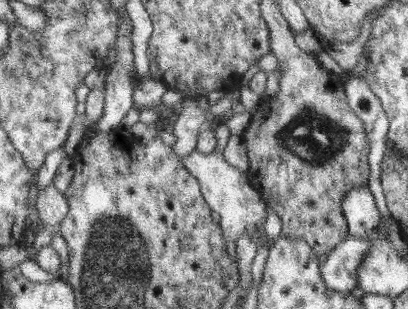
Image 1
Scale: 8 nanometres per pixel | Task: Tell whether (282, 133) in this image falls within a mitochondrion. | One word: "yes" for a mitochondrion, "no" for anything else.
yes

